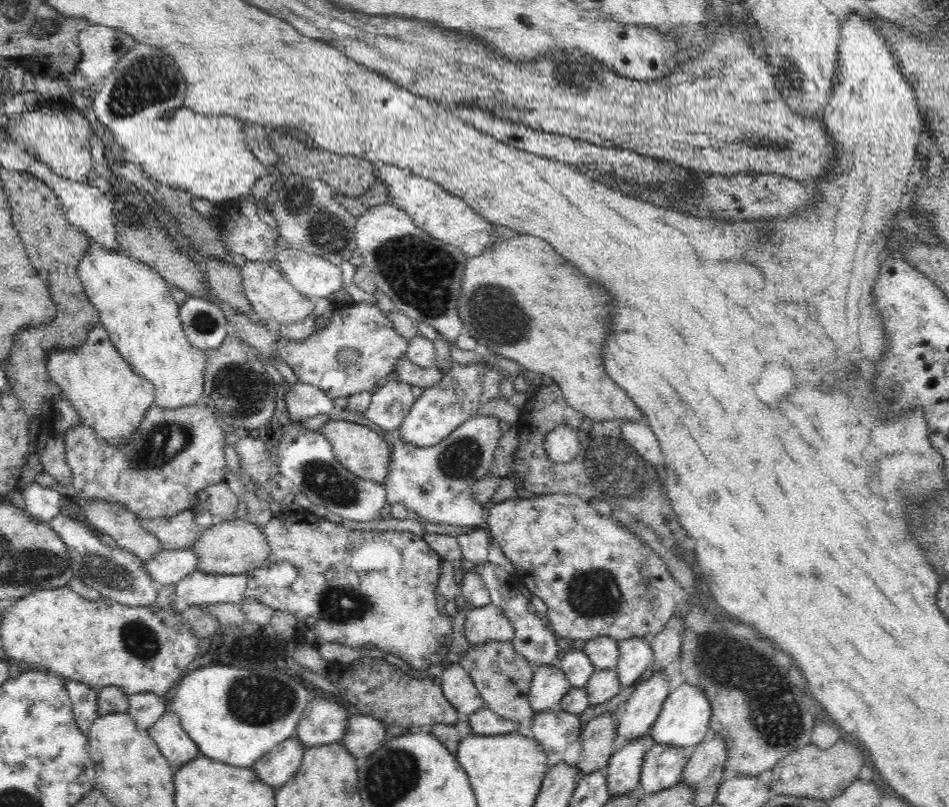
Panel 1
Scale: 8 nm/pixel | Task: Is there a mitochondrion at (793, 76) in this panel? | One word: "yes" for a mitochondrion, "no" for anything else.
yes

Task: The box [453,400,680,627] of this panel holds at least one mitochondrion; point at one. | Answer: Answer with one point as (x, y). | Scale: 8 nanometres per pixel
(608, 469)

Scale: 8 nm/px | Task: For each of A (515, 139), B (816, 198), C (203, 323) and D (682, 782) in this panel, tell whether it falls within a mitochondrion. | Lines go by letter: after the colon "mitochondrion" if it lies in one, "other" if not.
A: other
B: other
C: mitochondrion
D: other

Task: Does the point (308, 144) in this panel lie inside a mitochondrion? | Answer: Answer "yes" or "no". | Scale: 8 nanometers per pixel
no

